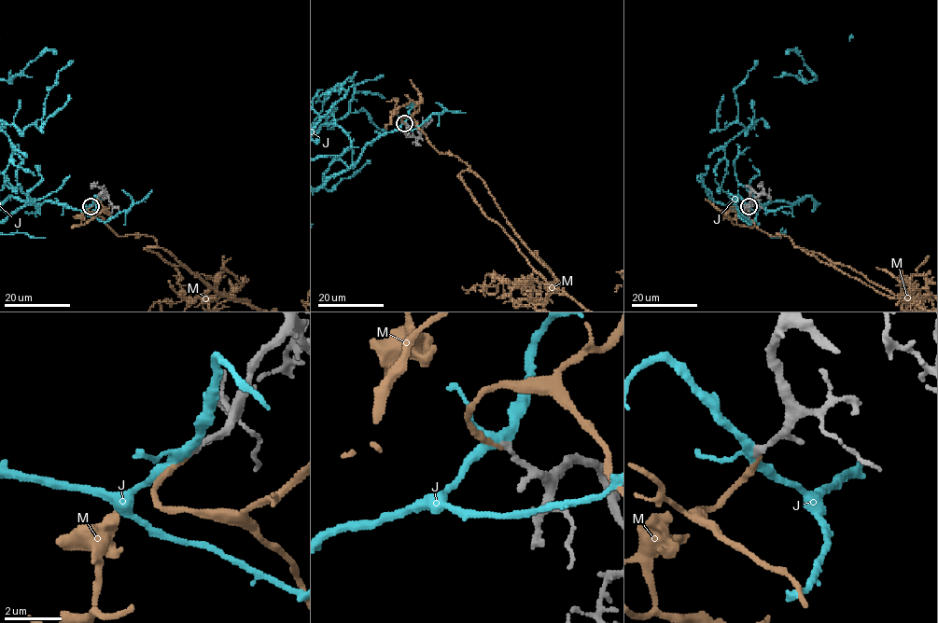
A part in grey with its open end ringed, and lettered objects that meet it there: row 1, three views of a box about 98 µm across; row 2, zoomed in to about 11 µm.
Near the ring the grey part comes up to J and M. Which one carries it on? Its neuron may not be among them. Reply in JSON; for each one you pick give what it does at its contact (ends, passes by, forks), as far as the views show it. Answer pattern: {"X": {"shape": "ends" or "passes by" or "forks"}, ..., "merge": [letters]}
{"M": {"shape": "ends"}, "merge": ["M"]}

